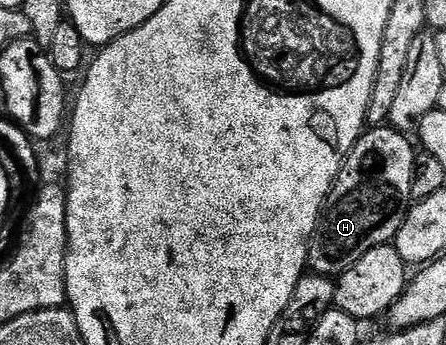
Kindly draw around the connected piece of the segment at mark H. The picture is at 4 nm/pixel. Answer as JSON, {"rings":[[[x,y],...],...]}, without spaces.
{"rings":[[[392,126],[366,129],[341,165],[341,171],[321,215],[313,239],[309,241],[308,269],[315,274],[340,276],[371,248],[390,245],[396,239],[406,212],[414,201],[411,180],[415,176],[418,151],[406,135]]]}

